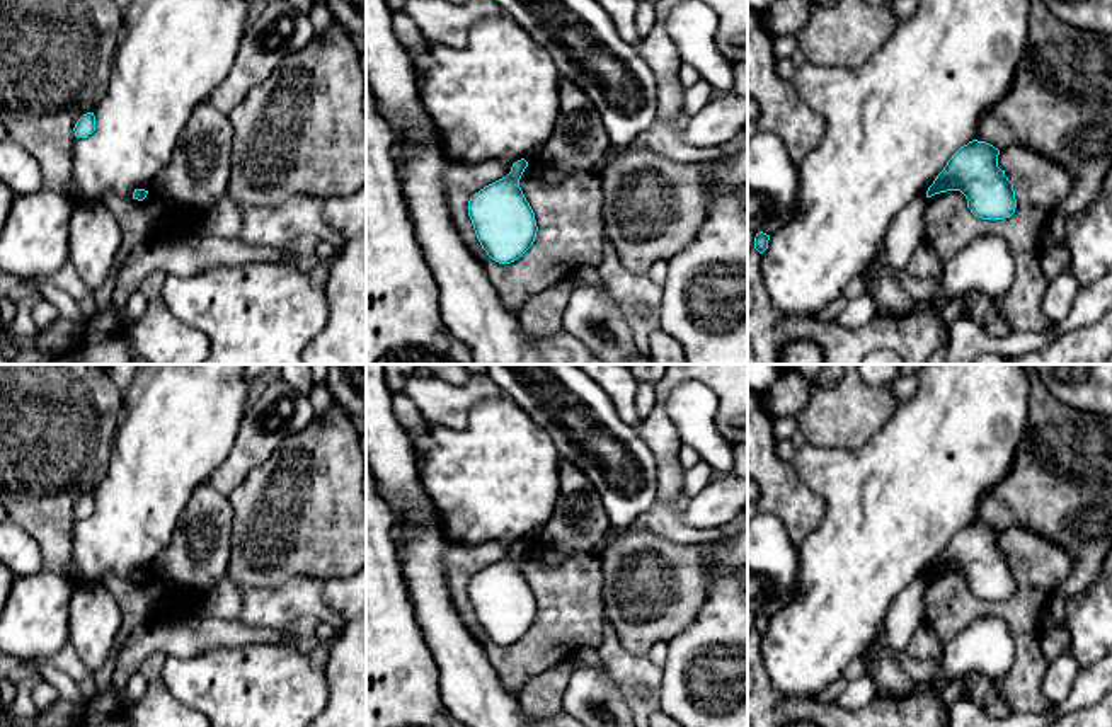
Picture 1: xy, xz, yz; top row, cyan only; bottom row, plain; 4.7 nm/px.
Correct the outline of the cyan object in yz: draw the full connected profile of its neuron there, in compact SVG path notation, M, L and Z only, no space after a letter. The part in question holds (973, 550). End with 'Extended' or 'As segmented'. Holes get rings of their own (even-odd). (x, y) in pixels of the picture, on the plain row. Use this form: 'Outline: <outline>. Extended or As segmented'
Outline: M972 521L960 528L926 572L931 579L947 572L960 572L971 594L983 601L1005 601L1015 594L1013 565L998 548L1000 531L986 523Z. As segmented

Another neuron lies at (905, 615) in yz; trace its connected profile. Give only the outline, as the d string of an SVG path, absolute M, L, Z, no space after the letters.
M926 574L909 584L889 606L884 621L884 640L894 650L906 650L916 628L923 623Z

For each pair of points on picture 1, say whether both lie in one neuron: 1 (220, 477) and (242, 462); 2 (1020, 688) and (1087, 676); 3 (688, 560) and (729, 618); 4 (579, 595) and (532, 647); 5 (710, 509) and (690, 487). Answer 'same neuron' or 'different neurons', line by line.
1: same neuron
2: different neurons
3: different neurons
4: same neuron
5: different neurons

